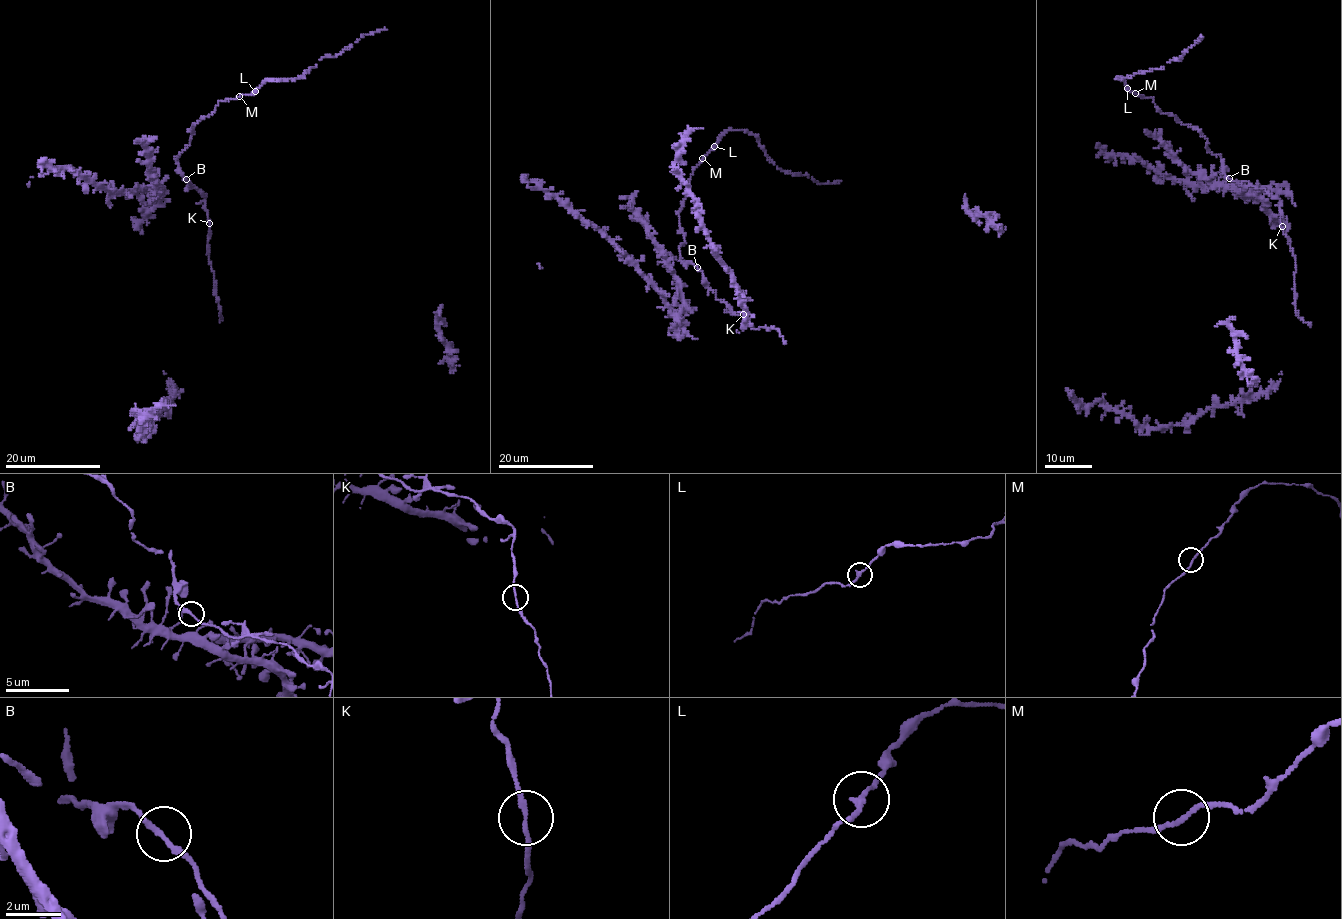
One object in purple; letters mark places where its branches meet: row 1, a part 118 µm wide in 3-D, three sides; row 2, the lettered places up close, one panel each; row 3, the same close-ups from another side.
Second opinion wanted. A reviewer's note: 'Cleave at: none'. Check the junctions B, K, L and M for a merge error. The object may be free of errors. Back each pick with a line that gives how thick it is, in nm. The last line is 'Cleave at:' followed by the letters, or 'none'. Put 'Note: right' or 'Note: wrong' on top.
Note: right
Cleave at: none

